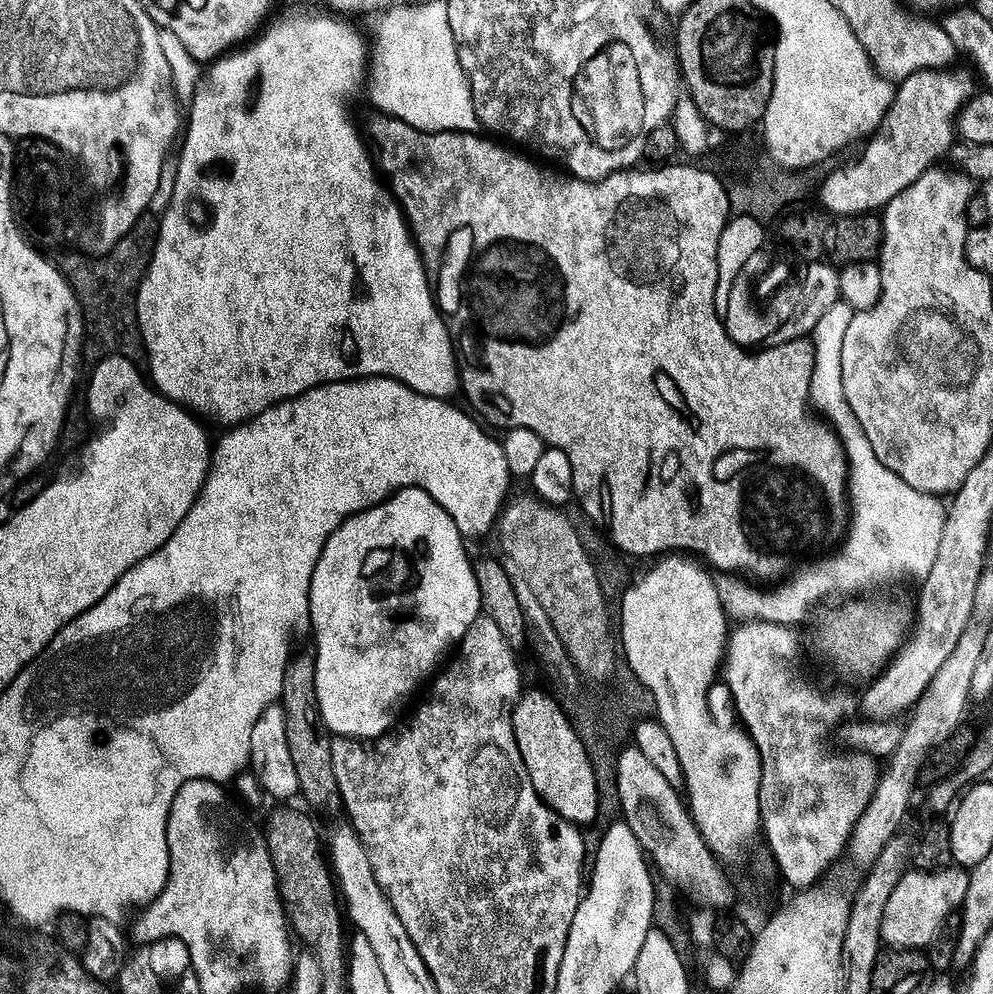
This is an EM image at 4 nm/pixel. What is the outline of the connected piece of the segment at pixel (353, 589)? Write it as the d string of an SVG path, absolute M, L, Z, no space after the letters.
M402 488L393 492L387 500L374 505L373 508L366 508L349 516L338 526L338 530L334 530L328 536L326 546L310 578L308 619L310 628L316 631L316 697L329 733L336 736L354 736L358 740L375 740L376 737L383 736L393 727L391 712L395 710L396 703L403 696L410 695L419 686L420 680L429 679L428 671L444 655L447 657L457 647L470 622L474 622L474 618L481 615L478 582L475 581L475 574L472 572L473 561L468 558L464 544L465 537L460 535L458 526L454 526L454 518L450 518L450 514L446 514L446 510L442 510L442 506L438 506L438 502L434 502L434 498L430 498L430 494L426 494L420 488Z

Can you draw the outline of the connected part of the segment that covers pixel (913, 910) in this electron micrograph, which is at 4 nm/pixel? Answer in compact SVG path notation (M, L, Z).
M959 866L937 868L935 872L908 870L894 886L882 912L881 941L889 949L927 949L927 944L939 934L952 911L959 909L966 898L968 872Z

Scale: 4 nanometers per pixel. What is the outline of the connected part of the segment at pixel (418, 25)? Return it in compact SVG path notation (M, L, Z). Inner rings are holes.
M390 8L375 17L376 33L370 44L370 79L366 92L372 95L379 111L385 116L397 116L424 132L476 132L478 125L474 114L474 102L470 86L454 46L454 34L450 34L450 22L437 20L400 20L401 9Z

